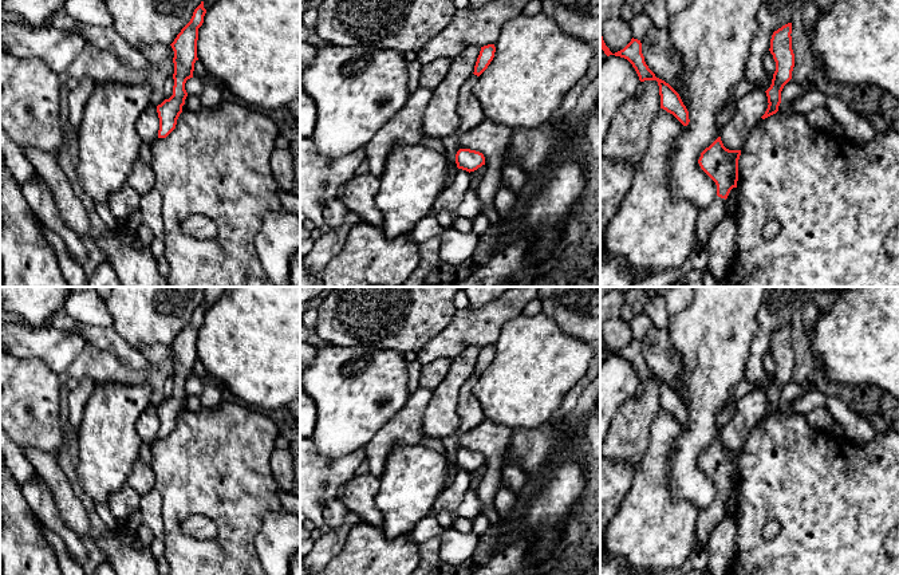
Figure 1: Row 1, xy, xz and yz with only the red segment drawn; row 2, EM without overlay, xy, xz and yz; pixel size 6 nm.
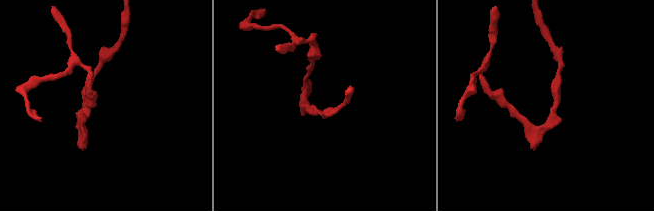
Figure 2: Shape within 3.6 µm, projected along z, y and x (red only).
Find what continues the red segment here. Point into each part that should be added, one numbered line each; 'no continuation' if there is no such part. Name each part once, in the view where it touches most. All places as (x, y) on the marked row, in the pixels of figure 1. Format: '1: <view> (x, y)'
1: yz (709, 217)

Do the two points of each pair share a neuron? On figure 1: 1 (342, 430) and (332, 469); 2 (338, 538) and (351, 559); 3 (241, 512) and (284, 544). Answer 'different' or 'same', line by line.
1: different
2: different
3: different

